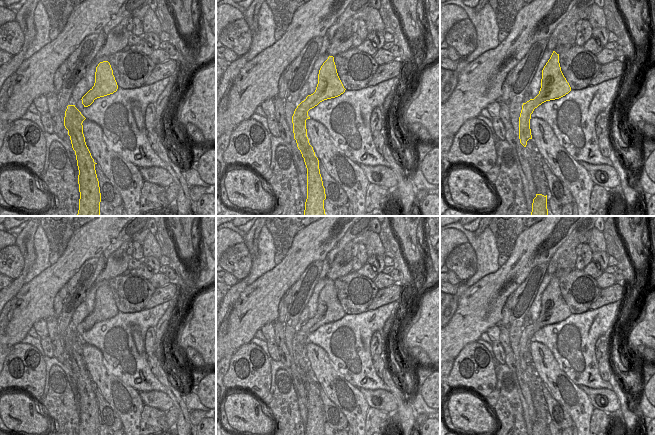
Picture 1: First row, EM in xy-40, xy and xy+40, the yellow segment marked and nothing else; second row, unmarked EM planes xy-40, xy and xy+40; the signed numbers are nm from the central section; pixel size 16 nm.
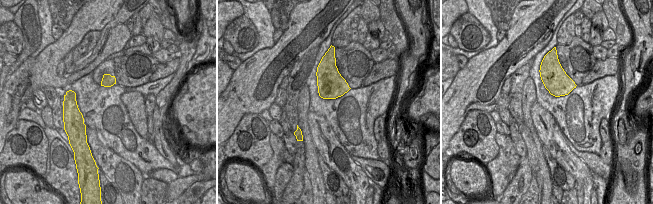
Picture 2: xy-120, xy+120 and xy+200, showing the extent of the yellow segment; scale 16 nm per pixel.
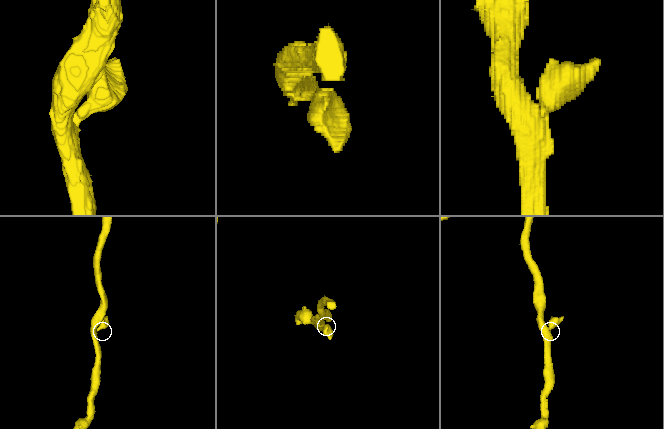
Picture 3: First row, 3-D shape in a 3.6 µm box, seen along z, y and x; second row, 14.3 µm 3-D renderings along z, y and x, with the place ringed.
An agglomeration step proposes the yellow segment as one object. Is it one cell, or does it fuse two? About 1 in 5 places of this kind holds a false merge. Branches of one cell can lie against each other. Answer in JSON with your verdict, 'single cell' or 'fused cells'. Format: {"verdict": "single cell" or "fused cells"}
{"verdict": "fused cells"}

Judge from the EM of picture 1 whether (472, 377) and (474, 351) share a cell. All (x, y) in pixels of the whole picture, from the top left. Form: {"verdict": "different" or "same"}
{"verdict": "same"}

